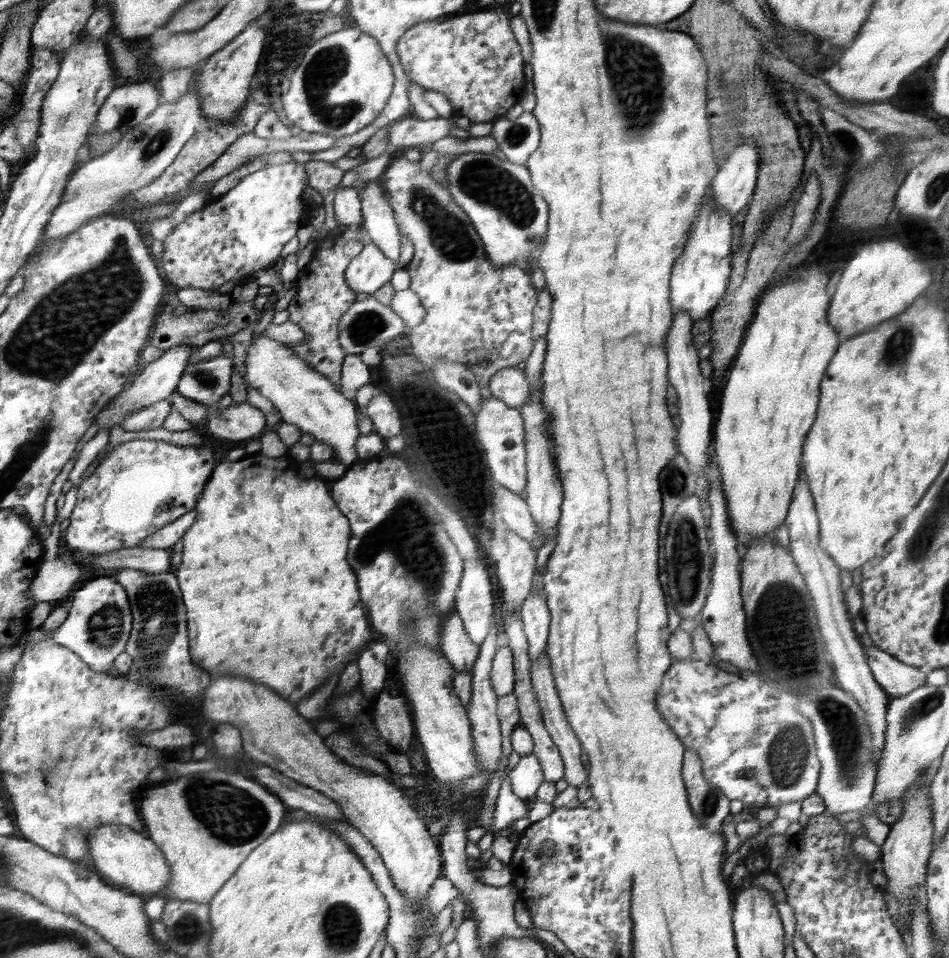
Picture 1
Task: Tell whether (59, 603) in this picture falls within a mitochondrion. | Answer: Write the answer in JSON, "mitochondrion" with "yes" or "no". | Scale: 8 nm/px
{"mitochondrion":"no"}

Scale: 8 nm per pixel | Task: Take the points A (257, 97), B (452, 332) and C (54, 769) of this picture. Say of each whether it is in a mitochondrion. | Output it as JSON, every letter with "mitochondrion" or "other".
{"A":"other","B":"other","C":"mitochondrion"}

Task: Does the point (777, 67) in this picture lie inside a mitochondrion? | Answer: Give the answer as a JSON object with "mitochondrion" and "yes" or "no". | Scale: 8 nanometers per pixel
{"mitochondrion":"no"}

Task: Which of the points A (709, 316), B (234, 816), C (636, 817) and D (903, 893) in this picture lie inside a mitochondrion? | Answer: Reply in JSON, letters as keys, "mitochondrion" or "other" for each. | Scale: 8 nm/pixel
{"A":"other","B":"mitochondrion","C":"other","D":"other"}

